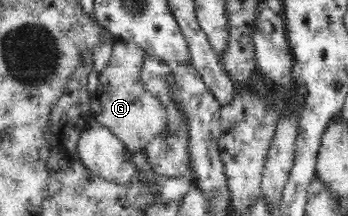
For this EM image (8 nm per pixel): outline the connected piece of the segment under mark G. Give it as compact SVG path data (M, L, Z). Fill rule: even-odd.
M116 39L110 60L100 72L97 92L93 99L95 107L92 111L93 121L115 133L131 155L143 151L166 128L167 123L167 110L164 105L153 97L140 81L140 69L147 55L149 54L135 42Z

